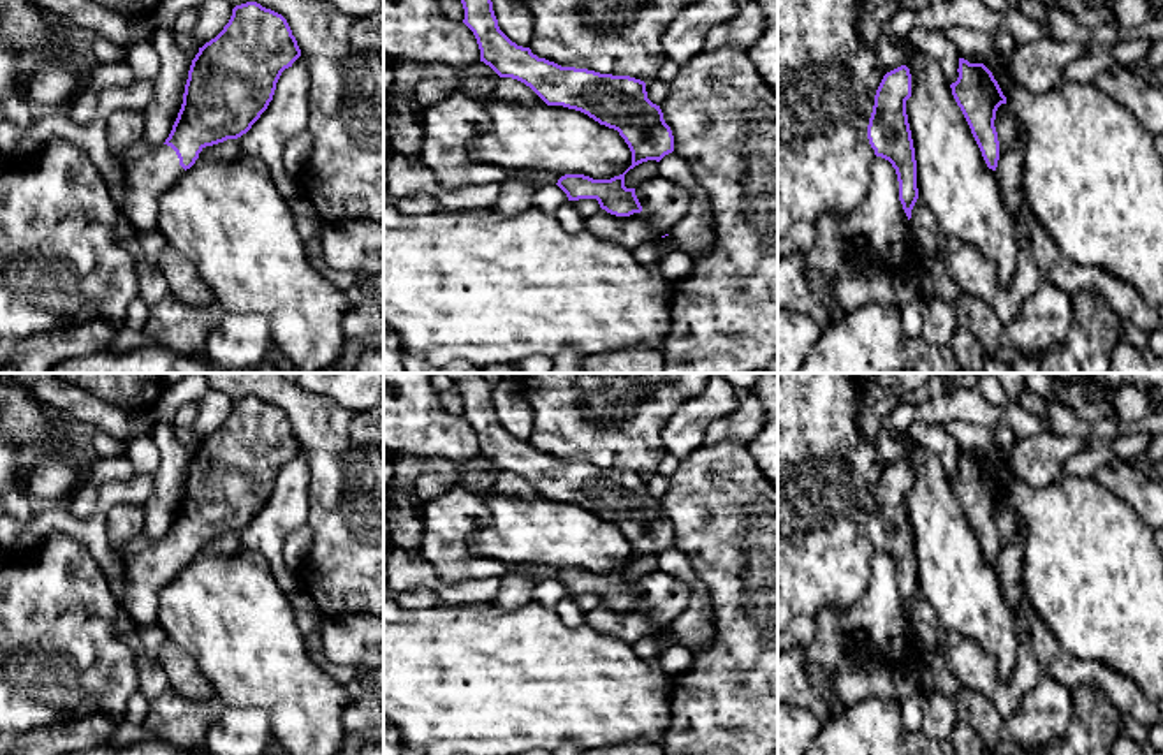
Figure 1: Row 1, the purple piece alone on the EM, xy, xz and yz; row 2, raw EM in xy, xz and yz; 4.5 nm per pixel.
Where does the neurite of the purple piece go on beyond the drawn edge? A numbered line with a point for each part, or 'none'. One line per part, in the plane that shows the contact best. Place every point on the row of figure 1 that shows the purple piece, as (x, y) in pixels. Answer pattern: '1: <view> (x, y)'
1: xy (146, 176)

